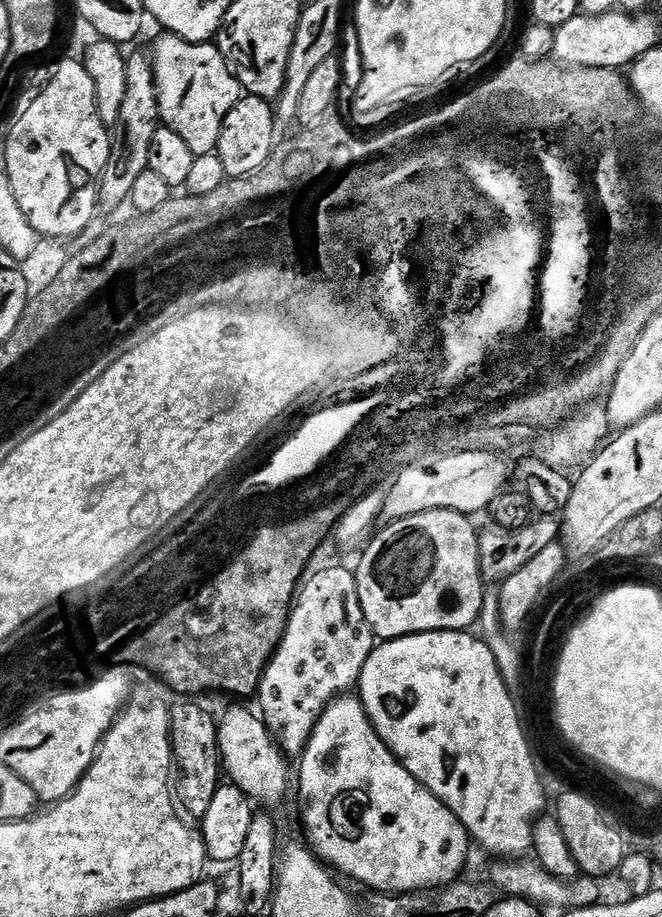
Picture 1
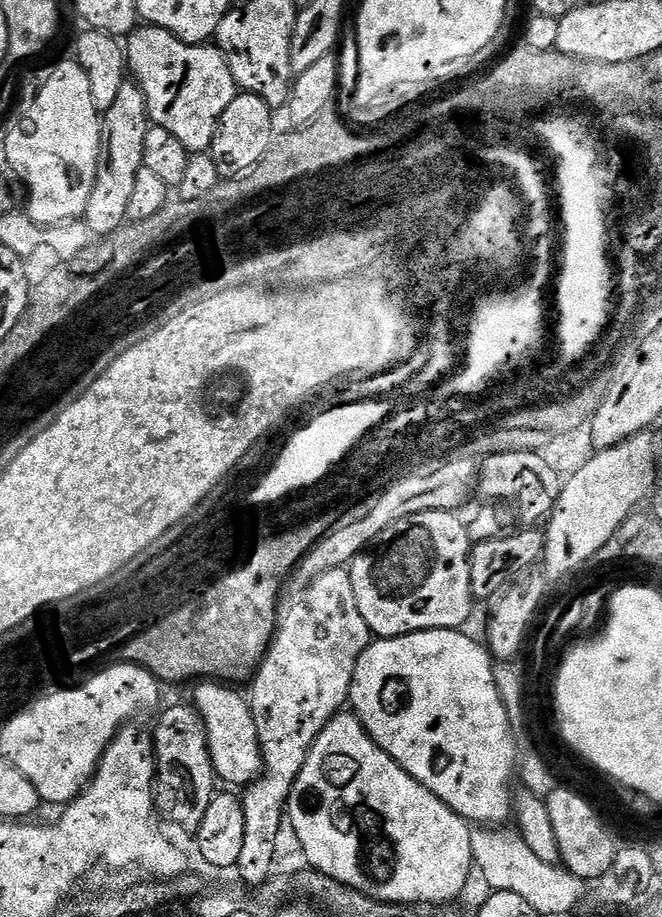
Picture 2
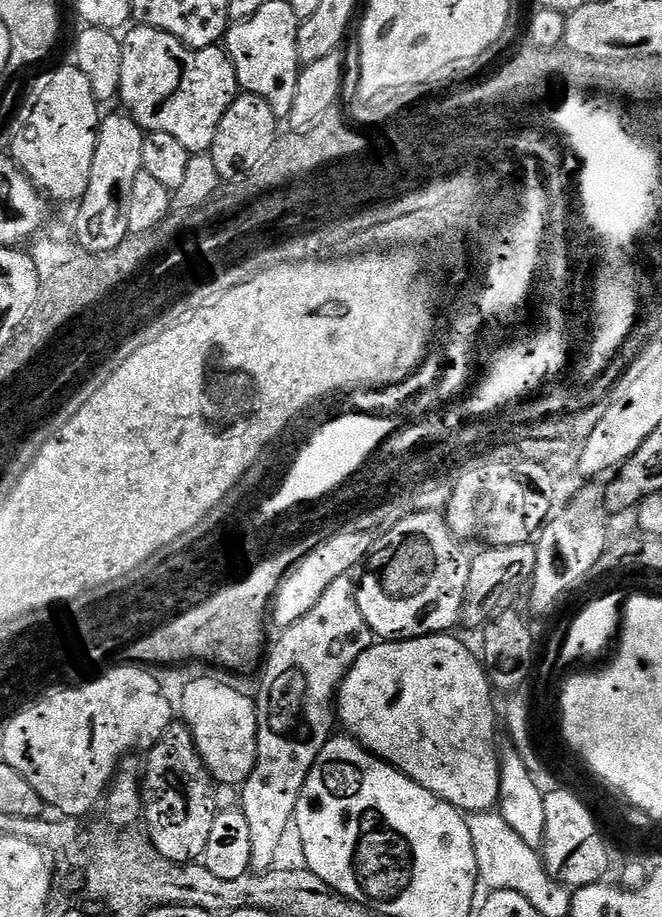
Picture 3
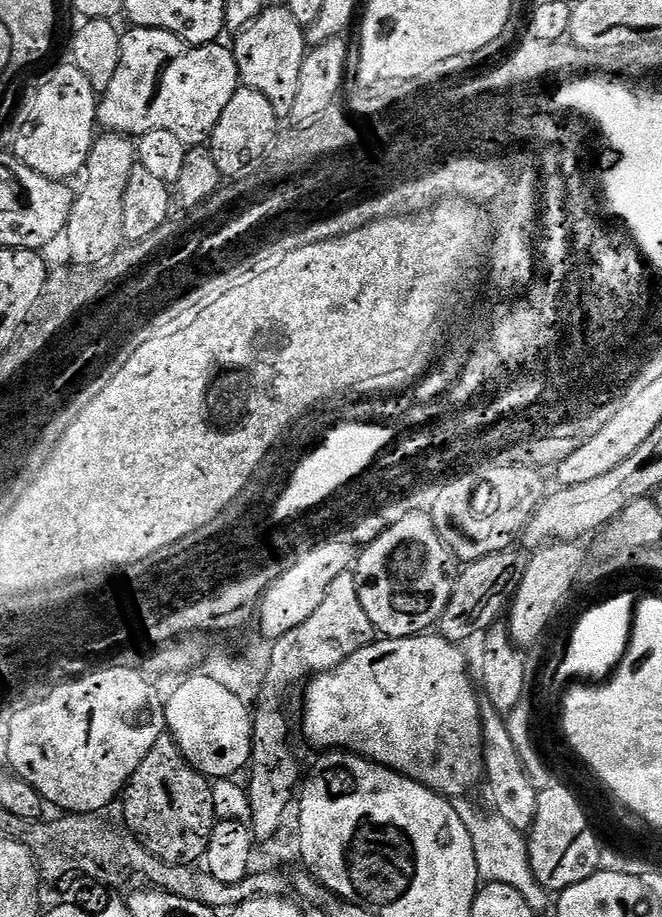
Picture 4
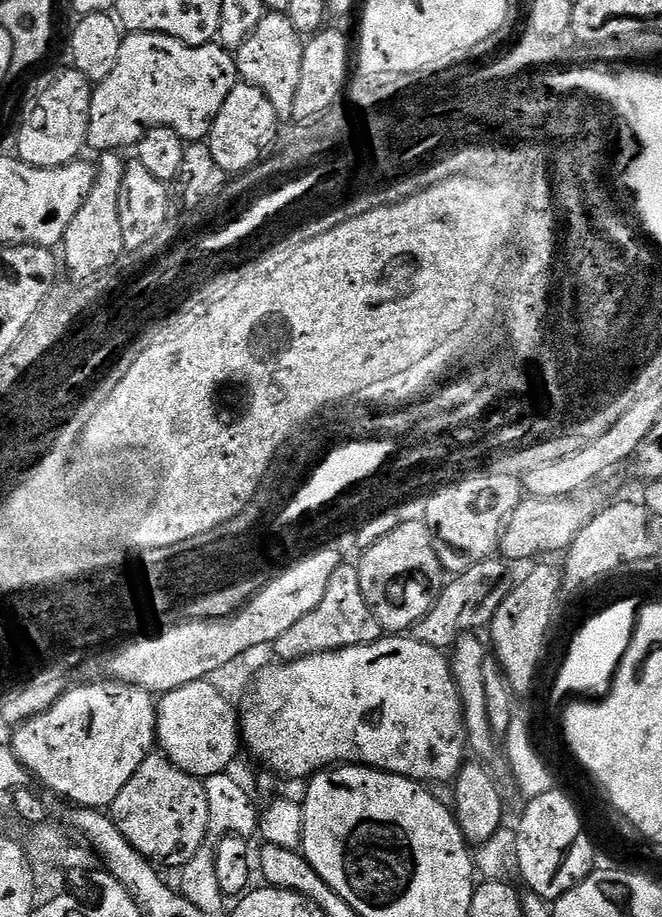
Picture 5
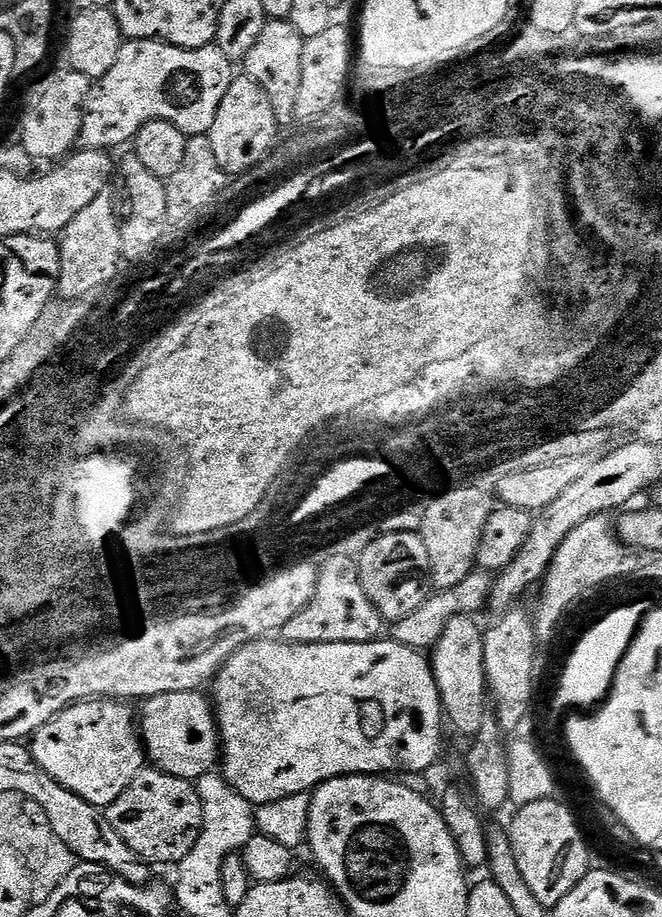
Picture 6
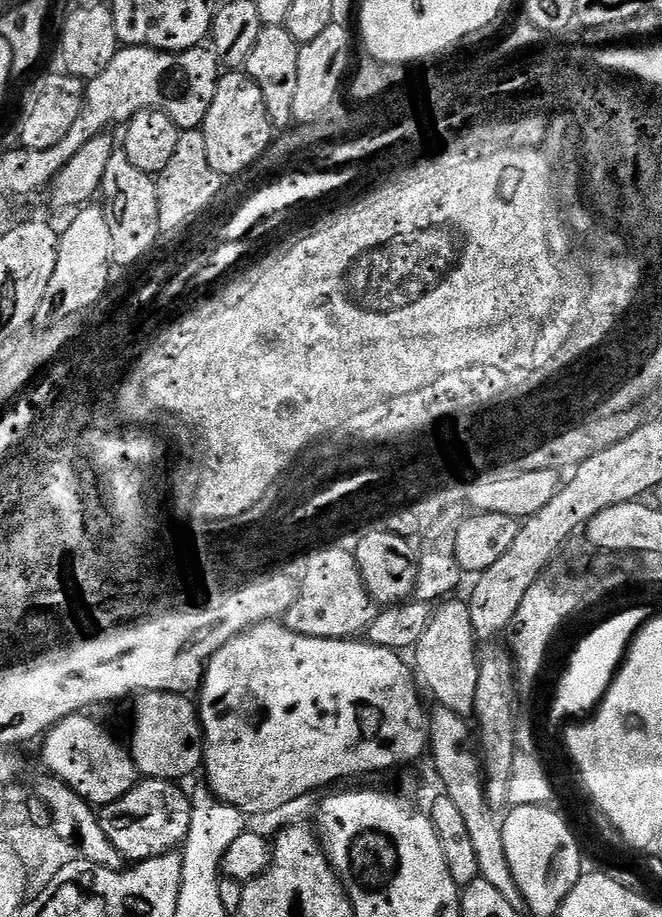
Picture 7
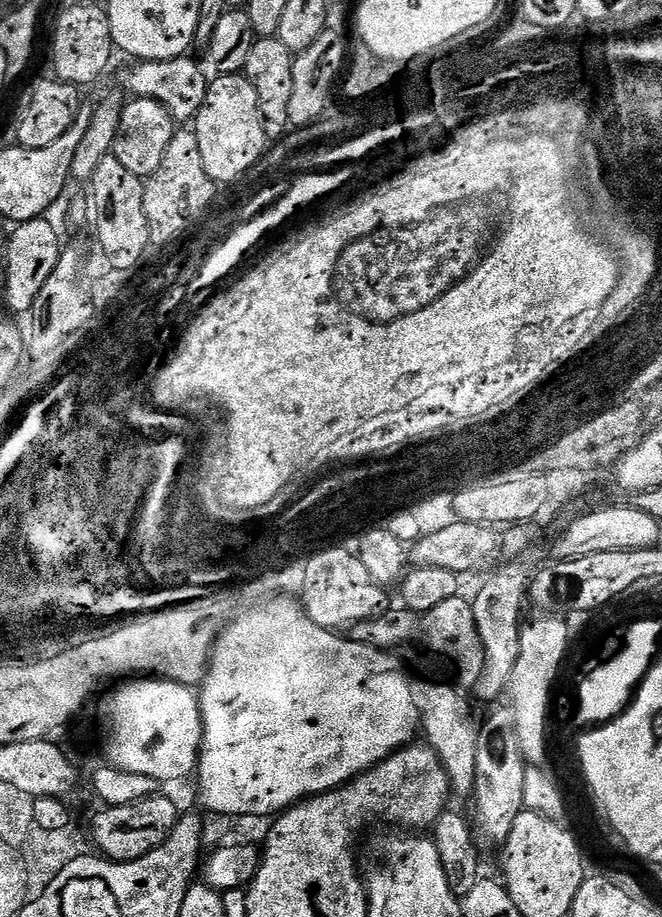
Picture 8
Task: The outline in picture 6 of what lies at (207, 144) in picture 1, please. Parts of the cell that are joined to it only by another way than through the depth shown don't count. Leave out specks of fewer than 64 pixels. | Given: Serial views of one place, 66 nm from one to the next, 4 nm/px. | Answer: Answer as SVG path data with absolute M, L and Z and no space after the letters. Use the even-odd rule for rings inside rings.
M130 40L120 45L118 58L114 66L102 74L100 80L93 83L88 91L88 100L84 103L84 125L81 137L105 136L110 143L124 144L135 141L136 136L152 120L170 122L181 134L189 136L207 136L210 126L214 126L214 114L218 114L218 106L222 106L222 98L226 98L226 90L230 90L234 79L233 61L222 54L215 43L204 48L179 48L167 44L164 40Z

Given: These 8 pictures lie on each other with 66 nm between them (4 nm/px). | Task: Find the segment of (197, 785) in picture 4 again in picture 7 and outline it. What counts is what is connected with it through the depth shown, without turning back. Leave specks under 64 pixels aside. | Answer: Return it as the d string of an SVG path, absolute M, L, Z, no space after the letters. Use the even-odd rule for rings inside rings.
M141 779L122 798L115 800L113 804L103 805L99 809L100 825L106 830L106 838L114 842L114 846L124 855L125 861L139 862L167 856L169 852L175 852L183 845L190 832L191 802L187 791L180 789L179 783L170 780Z

